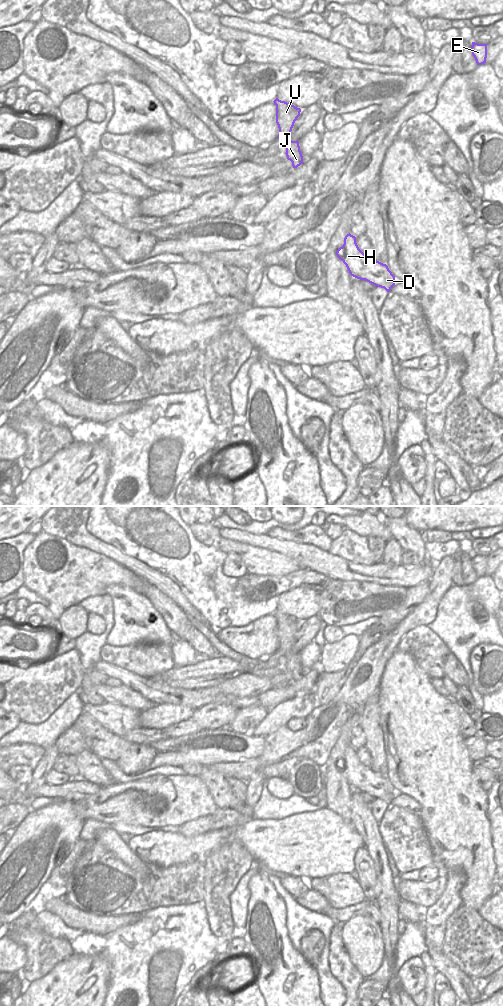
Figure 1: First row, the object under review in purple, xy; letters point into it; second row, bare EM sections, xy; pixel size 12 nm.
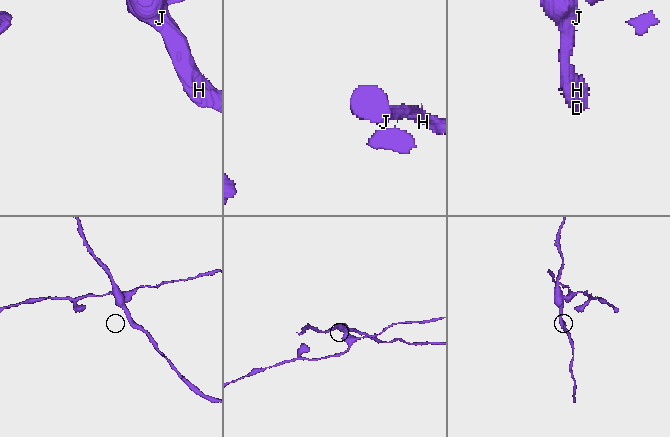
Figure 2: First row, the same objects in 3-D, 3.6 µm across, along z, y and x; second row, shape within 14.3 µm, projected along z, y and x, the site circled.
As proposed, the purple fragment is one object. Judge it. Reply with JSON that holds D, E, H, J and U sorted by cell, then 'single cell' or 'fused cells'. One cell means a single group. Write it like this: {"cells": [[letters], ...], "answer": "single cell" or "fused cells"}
{"cells": [["D", "H", "J", "U"], ["E"]], "answer": "fused cells"}

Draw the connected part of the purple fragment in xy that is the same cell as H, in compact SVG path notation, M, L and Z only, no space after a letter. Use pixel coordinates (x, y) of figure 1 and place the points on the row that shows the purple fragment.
M347 234L344 244L336 252L337 257L346 265L351 276L365 280L390 292L395 285L395 276L386 264L365 255L356 243L356 237Z

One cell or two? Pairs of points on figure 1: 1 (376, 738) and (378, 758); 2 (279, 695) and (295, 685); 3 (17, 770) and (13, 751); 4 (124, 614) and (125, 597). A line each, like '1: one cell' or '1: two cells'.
1: one cell
2: one cell
3: two cells
4: one cell

